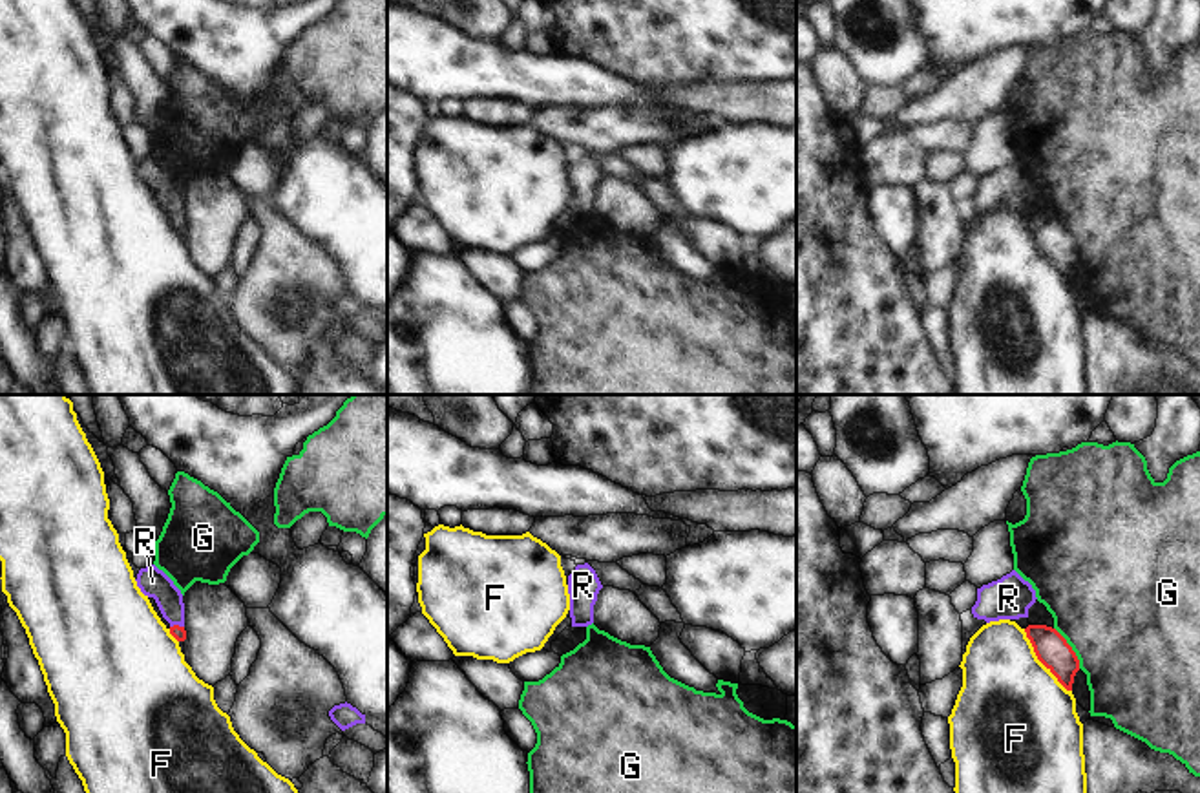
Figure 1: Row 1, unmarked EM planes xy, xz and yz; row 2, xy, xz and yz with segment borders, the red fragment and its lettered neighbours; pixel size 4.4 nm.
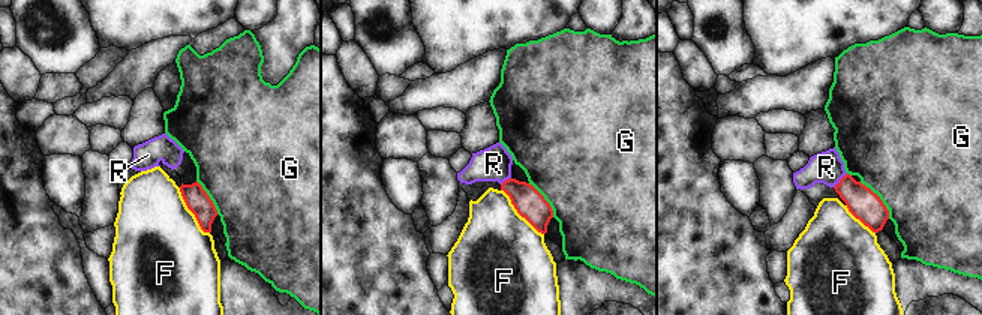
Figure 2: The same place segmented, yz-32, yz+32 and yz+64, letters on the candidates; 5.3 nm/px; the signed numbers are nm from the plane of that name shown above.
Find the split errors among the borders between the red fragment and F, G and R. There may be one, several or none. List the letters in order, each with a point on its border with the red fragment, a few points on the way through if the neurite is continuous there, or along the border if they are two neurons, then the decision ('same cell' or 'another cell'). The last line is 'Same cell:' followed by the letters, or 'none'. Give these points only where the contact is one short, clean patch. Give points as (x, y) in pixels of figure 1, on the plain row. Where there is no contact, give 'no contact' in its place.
F: yz (1040, 251) | along yz (1023, 220), (1036, 249), (1071, 282) | another cell
G: yz (1071, 238) | another cell
R: xy (176, 216) | across xy (176, 222), (176, 216), (168, 189), (152, 172) | same cell
Same cell: R

